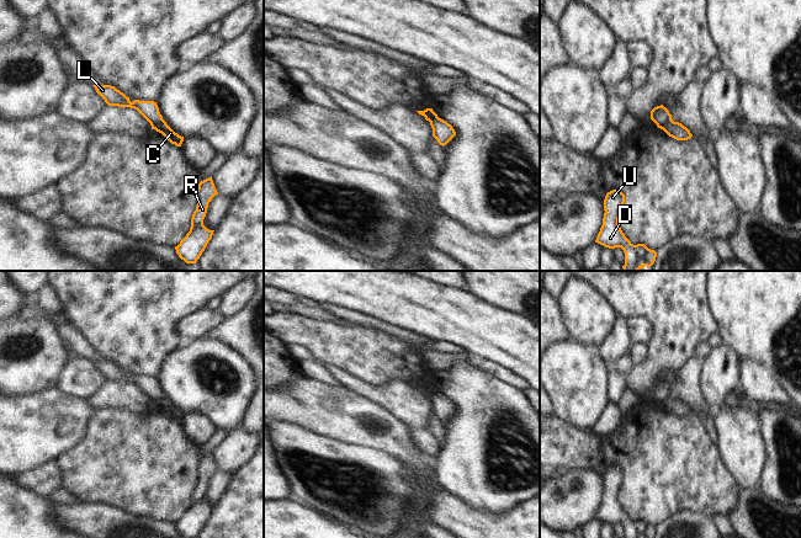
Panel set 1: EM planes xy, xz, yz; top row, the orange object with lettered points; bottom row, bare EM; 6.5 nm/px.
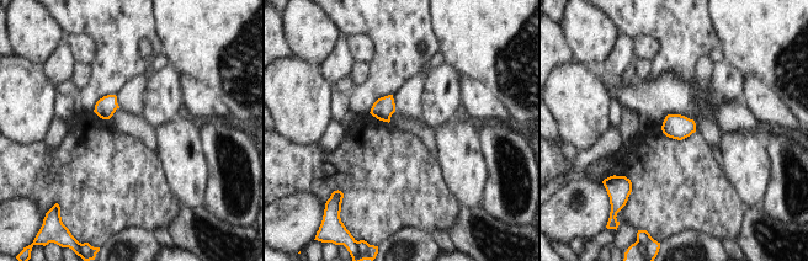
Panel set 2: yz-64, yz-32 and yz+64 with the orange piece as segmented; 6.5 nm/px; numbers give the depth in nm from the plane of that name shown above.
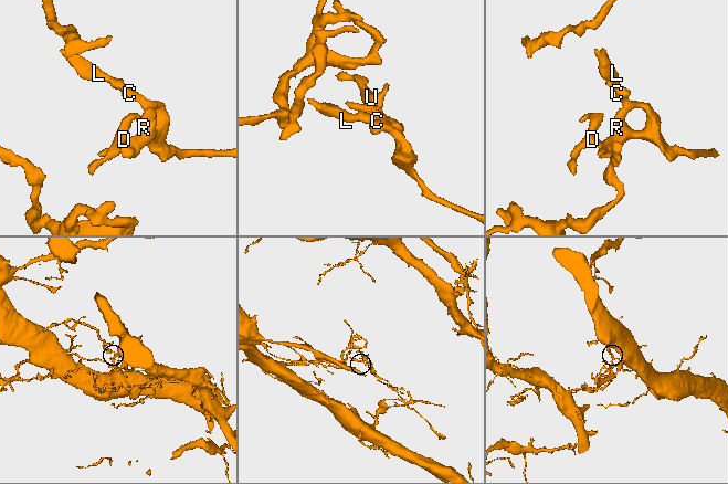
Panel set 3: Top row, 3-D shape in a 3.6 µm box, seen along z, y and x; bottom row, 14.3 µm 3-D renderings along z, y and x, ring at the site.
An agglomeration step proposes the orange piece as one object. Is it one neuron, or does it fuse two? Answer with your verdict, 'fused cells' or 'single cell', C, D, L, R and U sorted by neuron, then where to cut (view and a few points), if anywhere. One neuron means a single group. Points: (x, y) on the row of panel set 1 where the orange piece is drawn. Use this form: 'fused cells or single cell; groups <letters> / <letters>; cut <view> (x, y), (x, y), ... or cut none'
fused cells; groups C D R U / L; cut yz (670, 117), (662, 128)

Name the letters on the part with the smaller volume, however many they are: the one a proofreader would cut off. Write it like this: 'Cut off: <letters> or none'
Cut off: L

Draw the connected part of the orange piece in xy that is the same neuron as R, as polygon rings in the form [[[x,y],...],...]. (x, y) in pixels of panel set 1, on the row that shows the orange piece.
[[[212,176],[201,181],[196,191],[197,206],[191,218],[191,228],[186,236],[175,246],[176,254],[186,263],[196,263],[205,251],[213,231],[203,225],[208,203],[218,195]]]

